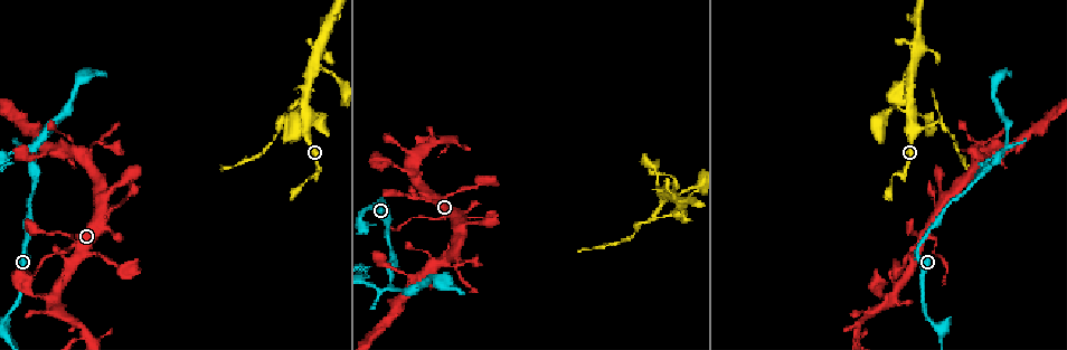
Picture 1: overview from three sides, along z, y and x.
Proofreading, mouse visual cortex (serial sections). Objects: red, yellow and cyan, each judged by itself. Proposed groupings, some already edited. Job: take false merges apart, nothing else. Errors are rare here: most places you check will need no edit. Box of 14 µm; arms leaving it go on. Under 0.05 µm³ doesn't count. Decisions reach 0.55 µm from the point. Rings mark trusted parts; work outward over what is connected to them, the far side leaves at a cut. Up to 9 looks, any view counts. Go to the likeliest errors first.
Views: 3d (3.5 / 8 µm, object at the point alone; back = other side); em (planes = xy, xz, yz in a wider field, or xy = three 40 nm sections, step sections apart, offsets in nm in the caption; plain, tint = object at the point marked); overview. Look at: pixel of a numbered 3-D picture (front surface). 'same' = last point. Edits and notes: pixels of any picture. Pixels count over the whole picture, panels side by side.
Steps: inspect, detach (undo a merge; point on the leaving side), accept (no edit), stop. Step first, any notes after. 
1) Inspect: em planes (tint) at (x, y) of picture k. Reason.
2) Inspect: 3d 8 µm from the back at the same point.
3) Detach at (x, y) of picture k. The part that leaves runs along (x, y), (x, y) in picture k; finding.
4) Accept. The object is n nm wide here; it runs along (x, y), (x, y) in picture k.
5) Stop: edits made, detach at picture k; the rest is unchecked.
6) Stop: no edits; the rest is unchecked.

Inspect: 3d 3.5 µm at (391, 287) of picture 1. Sharp bend.

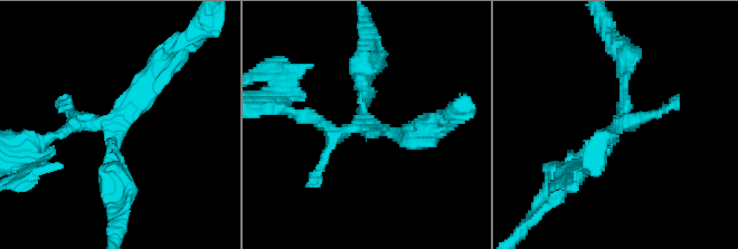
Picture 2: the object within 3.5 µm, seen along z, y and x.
Inspect: em xy step 3 (plain) at (364, 124) of picture 2.

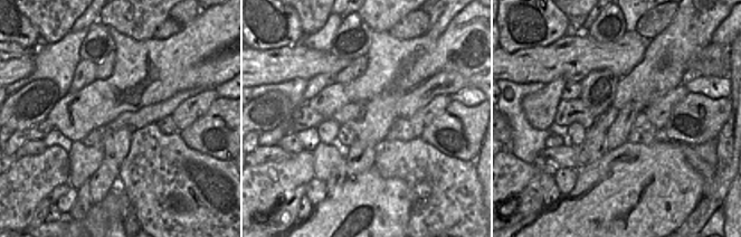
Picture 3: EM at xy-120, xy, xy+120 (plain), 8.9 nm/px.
Inspect: em xy step 3 (tint) at the same point. With the object marked.

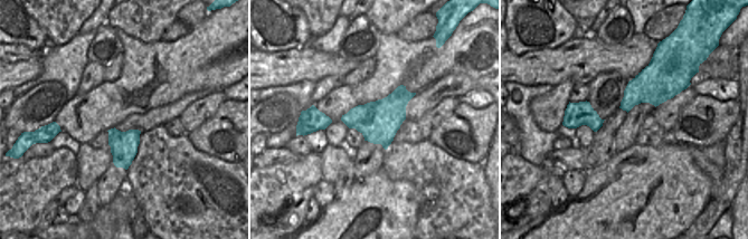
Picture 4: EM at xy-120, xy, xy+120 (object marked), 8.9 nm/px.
Accept. It runs along (560, 183), (612, 139), (623, 70) in picture 2; one cell here.

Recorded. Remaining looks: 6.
Inspect: 3d 3.5 µm at (86, 334) of picture 1. Thin neck.

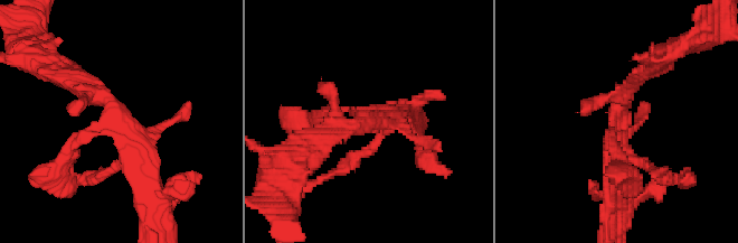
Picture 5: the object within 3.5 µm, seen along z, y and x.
Accept. It runs along (67, 76), (140, 138), (181, 114) in picture 5; one cell here.

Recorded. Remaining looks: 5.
Inspect: 3d 8 µm from the back at (281, 119) of picture 1. Sharp bend.

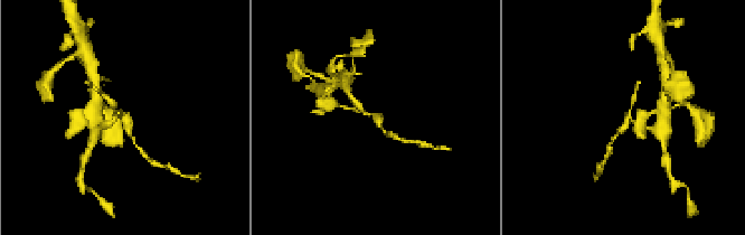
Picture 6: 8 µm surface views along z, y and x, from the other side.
Inspect: 3d 3.5 µm at (121, 118) of picture 6.

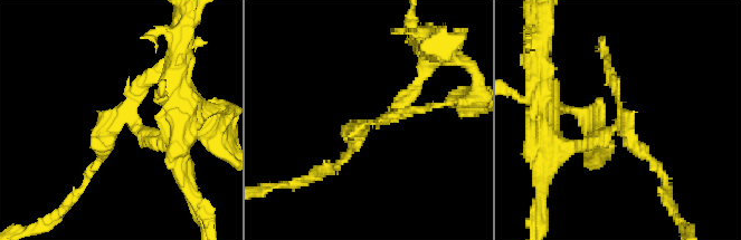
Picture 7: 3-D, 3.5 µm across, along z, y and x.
Inspect: em planes (tint) at (368, 123) of picture 7. Now the EM.

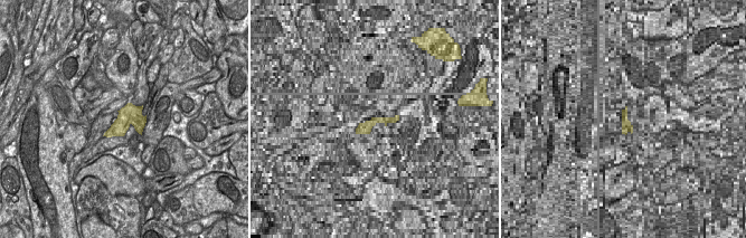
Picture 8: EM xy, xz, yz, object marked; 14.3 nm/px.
Detach at (630, 126) of picture 7. A border runs along (145, 120), (138, 132) in picture 8; two cells meet here.

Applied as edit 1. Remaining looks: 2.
Stop: edits made, detach at picture 7; the rest is unchecked.

